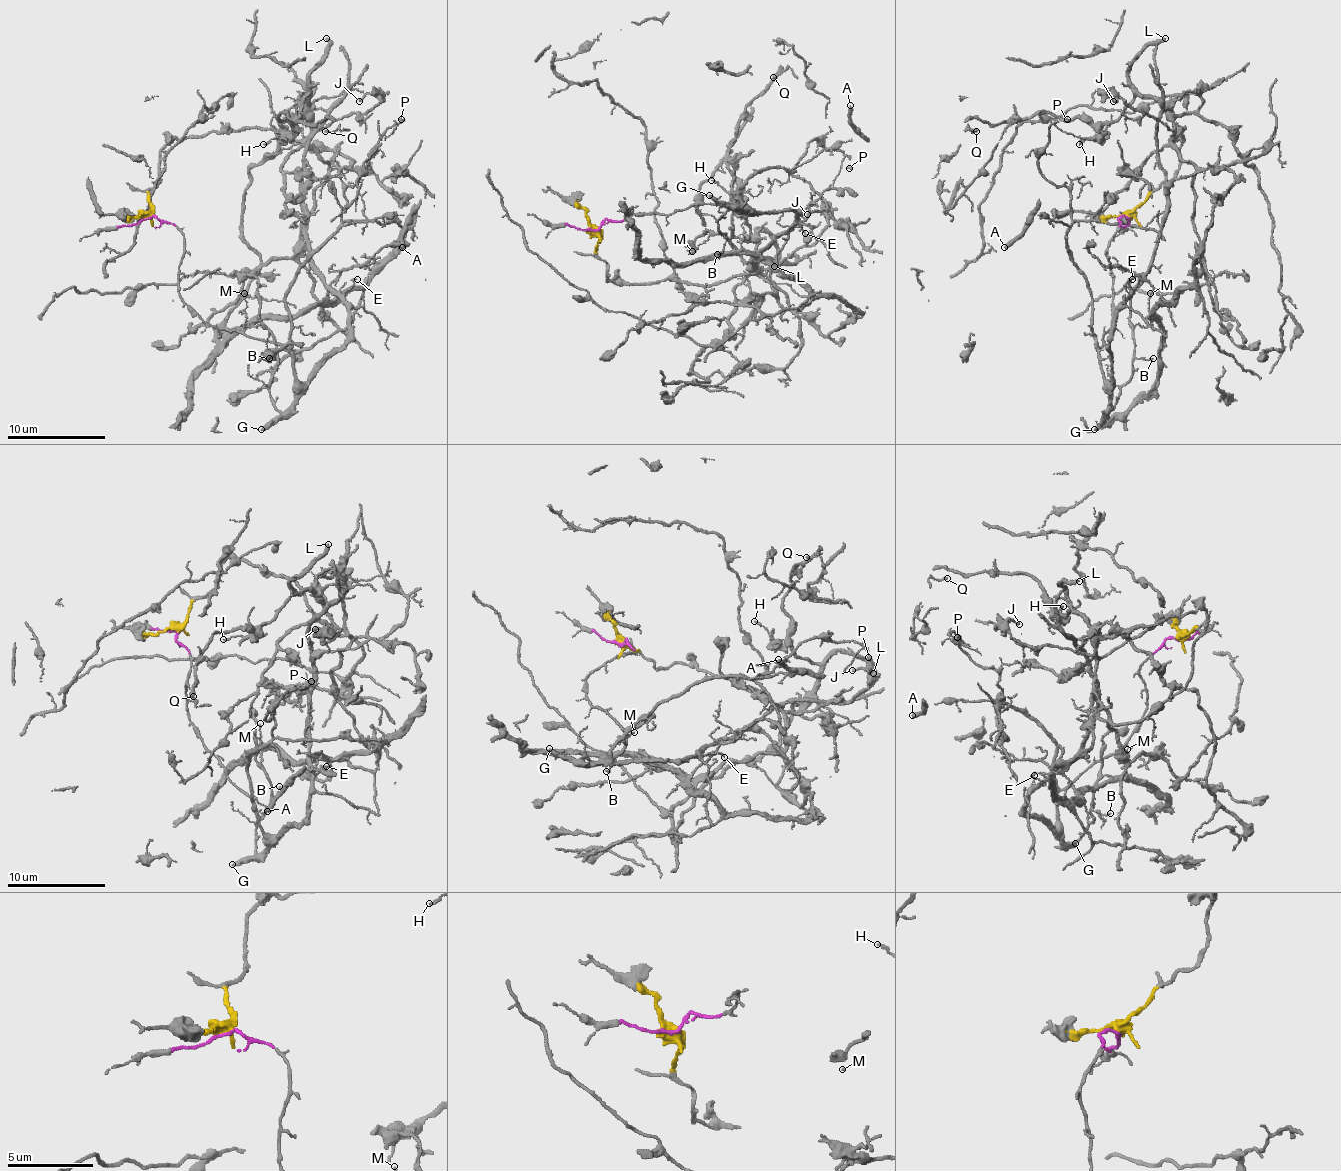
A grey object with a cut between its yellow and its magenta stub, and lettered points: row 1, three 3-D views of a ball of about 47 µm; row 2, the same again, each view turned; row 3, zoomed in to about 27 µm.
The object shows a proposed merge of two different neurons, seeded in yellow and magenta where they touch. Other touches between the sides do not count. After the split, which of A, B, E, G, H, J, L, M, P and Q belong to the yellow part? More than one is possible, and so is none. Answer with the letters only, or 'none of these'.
H, J, L, Q

